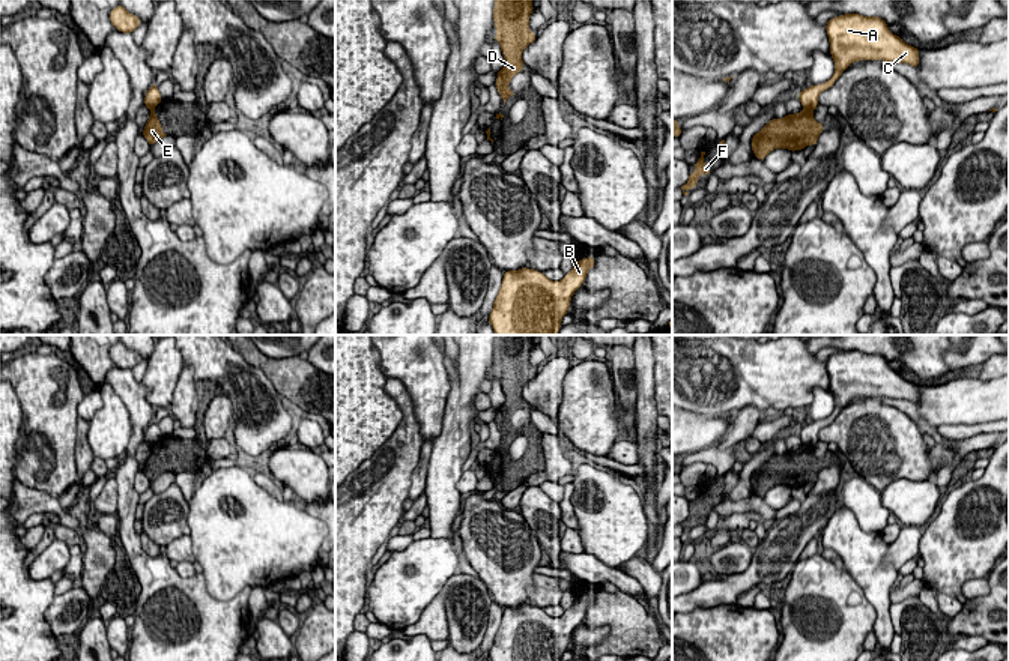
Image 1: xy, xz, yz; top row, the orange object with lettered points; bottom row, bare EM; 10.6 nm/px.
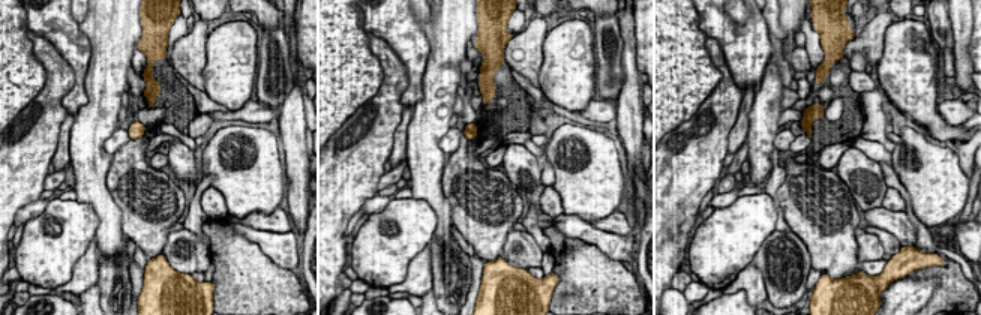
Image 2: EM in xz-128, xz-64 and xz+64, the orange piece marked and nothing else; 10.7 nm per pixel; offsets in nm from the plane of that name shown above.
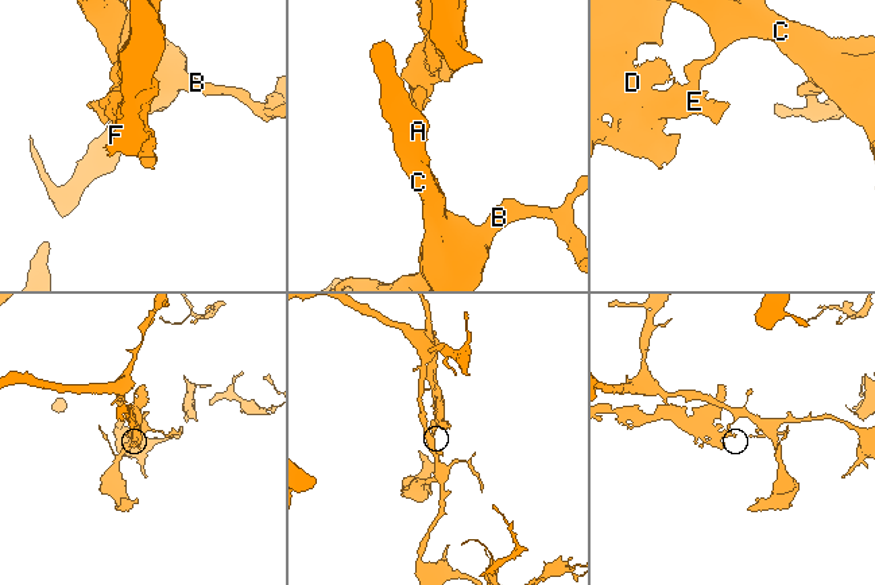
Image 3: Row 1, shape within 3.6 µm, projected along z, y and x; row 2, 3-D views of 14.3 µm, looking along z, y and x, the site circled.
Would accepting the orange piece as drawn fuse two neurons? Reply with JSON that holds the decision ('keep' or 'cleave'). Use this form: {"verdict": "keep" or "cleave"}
{"verdict": "cleave"}

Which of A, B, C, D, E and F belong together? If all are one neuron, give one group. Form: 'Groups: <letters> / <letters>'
Groups: A B C / D E F

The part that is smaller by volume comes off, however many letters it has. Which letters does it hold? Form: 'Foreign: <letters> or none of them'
Foreign: D, E, F

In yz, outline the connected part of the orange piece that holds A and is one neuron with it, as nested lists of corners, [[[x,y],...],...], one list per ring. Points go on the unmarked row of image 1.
[[[844,350],[830,355],[826,367],[832,383],[830,392],[836,406],[829,418],[798,428],[803,445],[811,448],[818,443],[820,430],[830,425],[854,398],[884,397],[919,403],[920,386],[907,382],[899,373],[893,371],[880,353]]]

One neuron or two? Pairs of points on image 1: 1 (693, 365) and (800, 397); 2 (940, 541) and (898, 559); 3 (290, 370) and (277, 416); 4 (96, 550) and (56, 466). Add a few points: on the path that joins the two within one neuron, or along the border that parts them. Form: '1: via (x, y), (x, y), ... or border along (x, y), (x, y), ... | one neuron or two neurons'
1: via (721, 374), (773, 374) | one neuron
2: border along (924, 534), (918, 550) | two neurons
3: border along (260, 368), (289, 404) | two neurons
4: border along (39, 490), (57, 499) | two neurons

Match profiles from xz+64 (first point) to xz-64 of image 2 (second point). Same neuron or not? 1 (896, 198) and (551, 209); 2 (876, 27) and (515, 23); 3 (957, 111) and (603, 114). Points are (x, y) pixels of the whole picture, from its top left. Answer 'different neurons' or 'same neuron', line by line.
1: same neuron
2: different neurons
3: same neuron

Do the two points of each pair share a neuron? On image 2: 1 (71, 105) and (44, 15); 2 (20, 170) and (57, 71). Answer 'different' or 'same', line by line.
1: same
2: same

